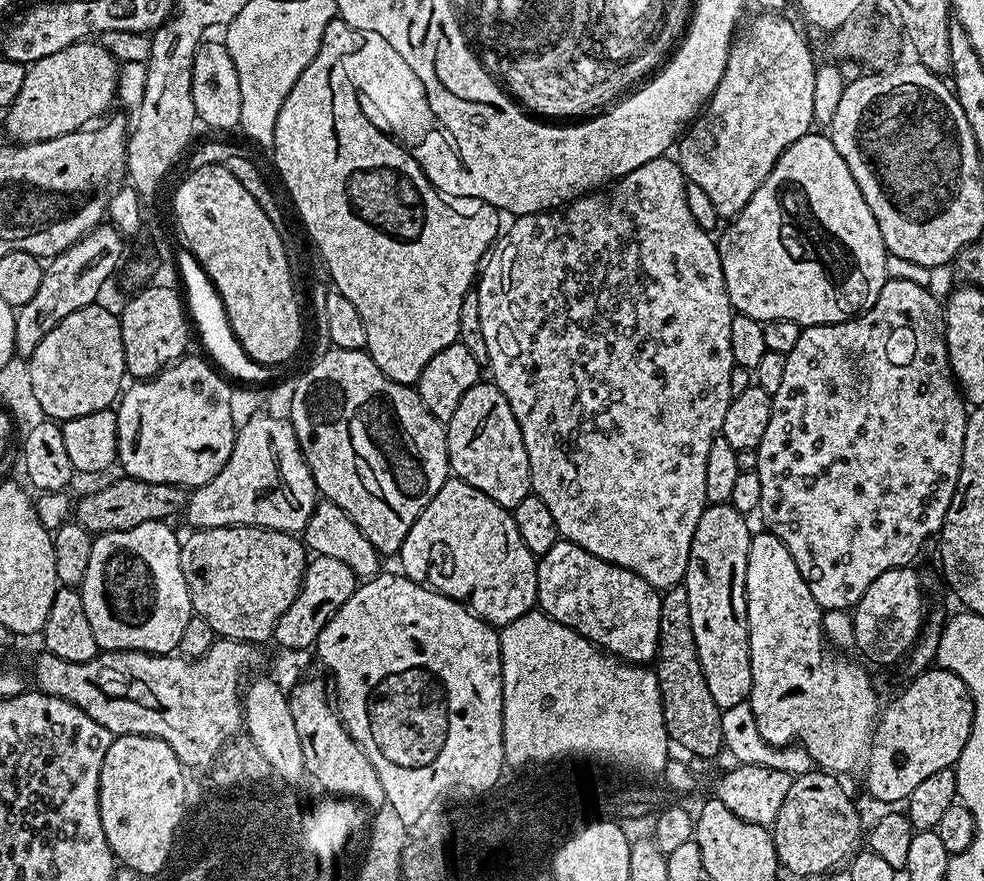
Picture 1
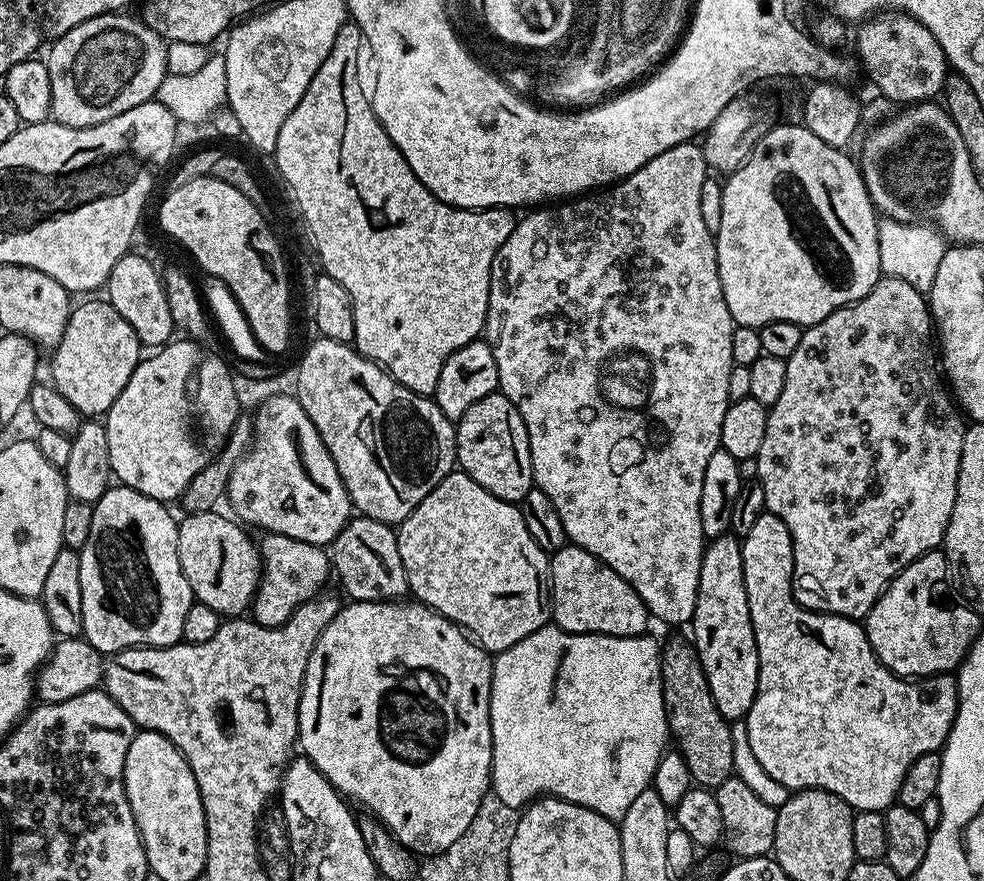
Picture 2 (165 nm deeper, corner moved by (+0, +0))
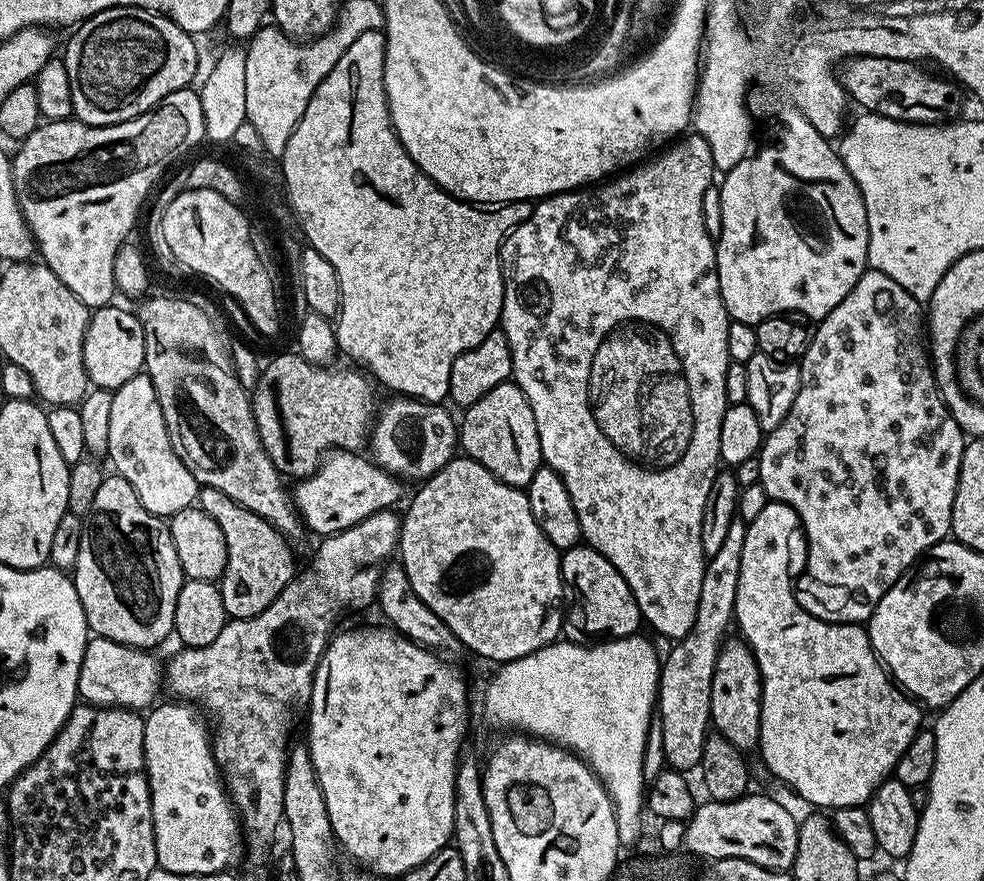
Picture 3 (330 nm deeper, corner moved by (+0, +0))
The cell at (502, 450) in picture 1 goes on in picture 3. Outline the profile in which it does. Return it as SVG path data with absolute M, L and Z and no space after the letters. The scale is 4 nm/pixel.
M515 382L494 386L478 402L463 409L464 421L458 424L458 444L463 455L476 460L494 478L515 488L527 489L528 483L541 471L542 457L538 442L538 426L528 400Z

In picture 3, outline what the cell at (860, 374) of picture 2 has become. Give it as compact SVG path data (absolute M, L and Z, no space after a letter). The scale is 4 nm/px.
M865 270L862 278L858 278L854 290L850 290L850 294L846 294L846 298L842 298L842 302L838 302L838 306L834 306L834 310L830 310L817 324L820 325L811 333L806 354L798 361L800 389L794 398L794 406L780 425L765 435L764 443L760 445L760 484L766 490L769 501L794 509L800 519L802 536L808 539L808 565L805 566L804 573L801 576L799 573L794 580L798 603L819 620L863 625L872 617L872 611L876 609L886 590L890 590L890 586L898 582L901 574L951 533L952 511L966 433L952 417L952 411L946 407L940 397L940 390L936 387L934 369L926 351L926 316L921 301L902 290L902 286L894 282L894 278L886 278L886 274L881 272Z

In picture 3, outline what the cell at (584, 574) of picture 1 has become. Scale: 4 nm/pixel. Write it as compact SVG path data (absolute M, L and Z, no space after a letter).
M587 546L563 549L560 573L566 589L563 639L570 640L573 644L590 644L634 636L641 631L640 607L636 604L626 578L622 578L612 563L598 554L598 550Z

